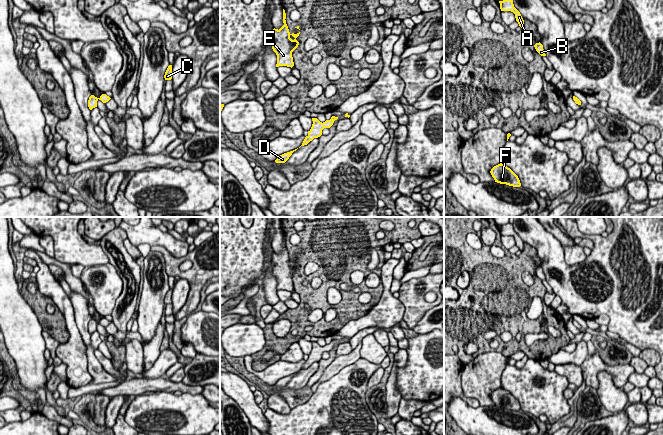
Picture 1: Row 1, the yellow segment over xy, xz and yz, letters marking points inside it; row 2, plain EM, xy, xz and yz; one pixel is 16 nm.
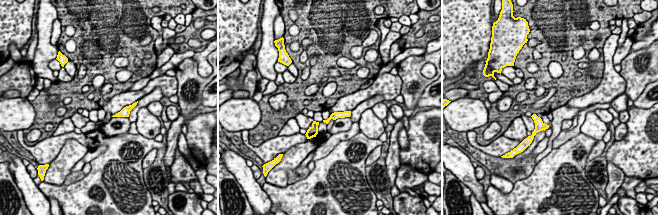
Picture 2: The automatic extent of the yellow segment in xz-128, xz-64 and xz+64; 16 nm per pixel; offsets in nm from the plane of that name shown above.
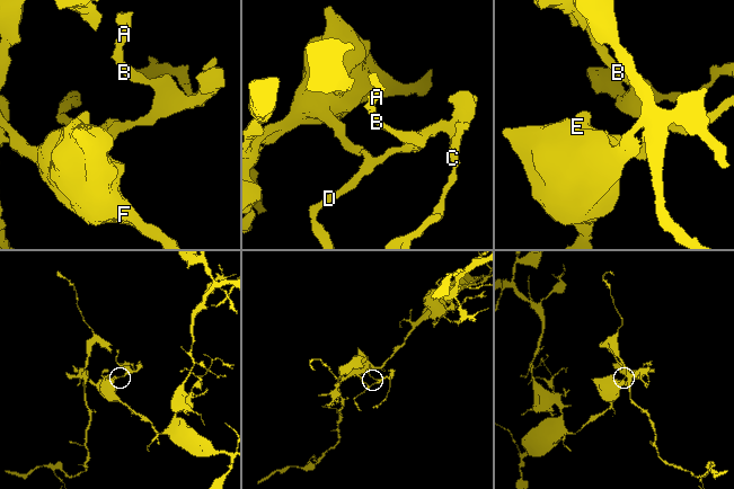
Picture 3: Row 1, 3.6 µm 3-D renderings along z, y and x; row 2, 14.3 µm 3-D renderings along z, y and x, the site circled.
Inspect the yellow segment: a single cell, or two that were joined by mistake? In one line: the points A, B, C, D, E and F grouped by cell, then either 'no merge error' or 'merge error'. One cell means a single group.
A B C D E F; no merge error

